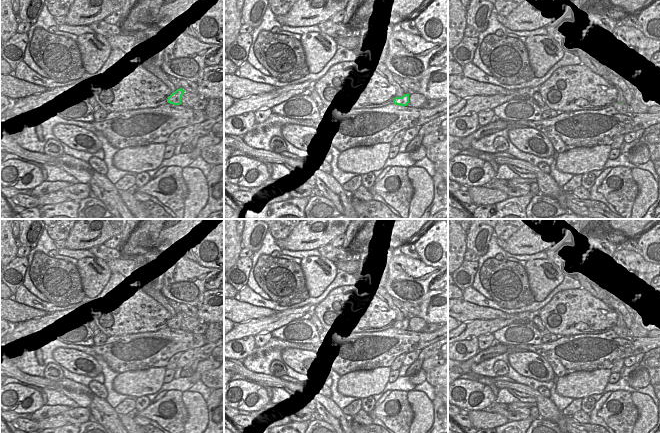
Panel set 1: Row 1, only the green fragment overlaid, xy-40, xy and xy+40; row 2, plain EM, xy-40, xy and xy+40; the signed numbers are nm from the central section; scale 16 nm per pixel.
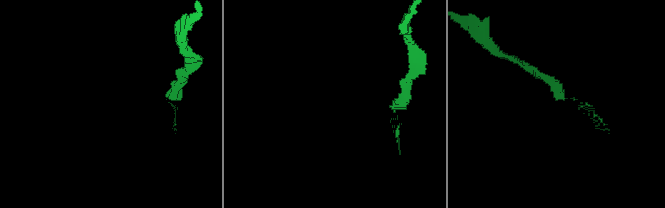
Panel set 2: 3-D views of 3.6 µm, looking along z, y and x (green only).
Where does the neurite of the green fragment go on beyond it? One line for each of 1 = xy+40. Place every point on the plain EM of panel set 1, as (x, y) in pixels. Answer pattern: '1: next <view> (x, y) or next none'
1: next none

